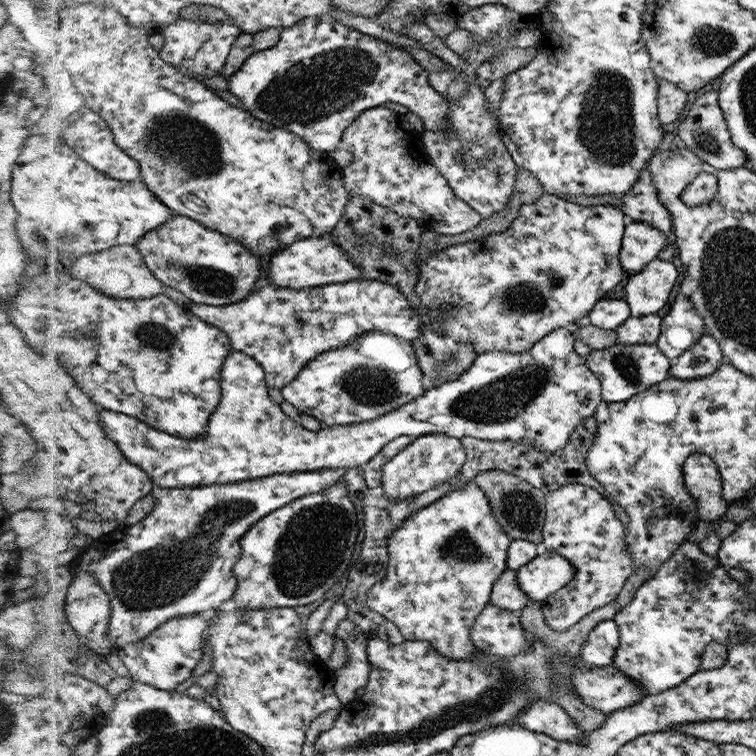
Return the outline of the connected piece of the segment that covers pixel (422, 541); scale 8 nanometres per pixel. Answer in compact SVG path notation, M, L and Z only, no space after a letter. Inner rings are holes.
M473 480L464 488L450 491L431 505L412 513L401 522L398 530L391 534L387 542L389 563L385 577L377 582L367 596L368 606L391 620L402 633L406 641L428 641L435 651L452 660L469 660L484 669L492 666L504 666L506 658L486 654L476 648L471 638L471 628L479 614L490 604L493 586L508 569L507 554L511 538L502 530L490 508L485 491ZM476 656L482 656L478 661Z

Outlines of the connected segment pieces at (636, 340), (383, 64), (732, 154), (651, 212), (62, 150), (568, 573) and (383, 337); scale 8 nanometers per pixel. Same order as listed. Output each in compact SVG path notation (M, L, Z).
M658 315L628 317L618 329L617 340L622 344L654 345L662 334L662 318Z
M330 15L306 17L298 24L283 29L278 46L255 52L244 66L229 79L229 92L240 99L244 108L256 118L271 125L287 128L299 135L314 150L329 153L341 147L343 134L359 114L382 107L387 102L406 106L424 122L424 130L438 130L448 118L449 102L431 86L429 72L408 54L390 42L346 26Z
M711 90L698 95L686 118L678 127L678 136L695 155L717 170L736 170L747 166L747 153L735 145L727 126L726 116L719 102L719 91Z
M648 170L640 173L640 180L630 189L630 192L619 196L620 203L616 208L631 218L630 222L643 222L658 229L666 237L672 232L674 222L671 212L664 207L659 198L659 188L655 183L655 176Z
M44 126L33 131L21 149L13 170L10 197L12 206L17 210L17 235L33 268L68 265L86 254L116 246L137 246L154 230L163 229L176 215L148 184L138 179L127 182L107 176L66 143L61 133L48 132Z
M541 551L537 558L521 566L518 570L518 581L520 587L527 593L530 602L542 603L547 597L554 595L563 586L568 584L571 578L575 577L575 565L568 559L555 552Z
M371 330L350 345L316 357L306 368L300 369L296 380L281 392L300 414L312 415L320 419L323 427L329 427L370 422L414 401L427 387L411 342L384 331Z

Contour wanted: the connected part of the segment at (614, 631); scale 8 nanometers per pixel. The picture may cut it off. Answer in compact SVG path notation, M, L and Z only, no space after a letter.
M614 620L598 623L588 635L579 656L586 668L615 666L619 625Z

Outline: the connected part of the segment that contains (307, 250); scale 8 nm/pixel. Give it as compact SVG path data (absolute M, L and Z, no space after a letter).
M330 234L297 241L286 250L274 254L269 264L272 285L307 289L314 286L343 283L358 279L362 268L348 255Z

